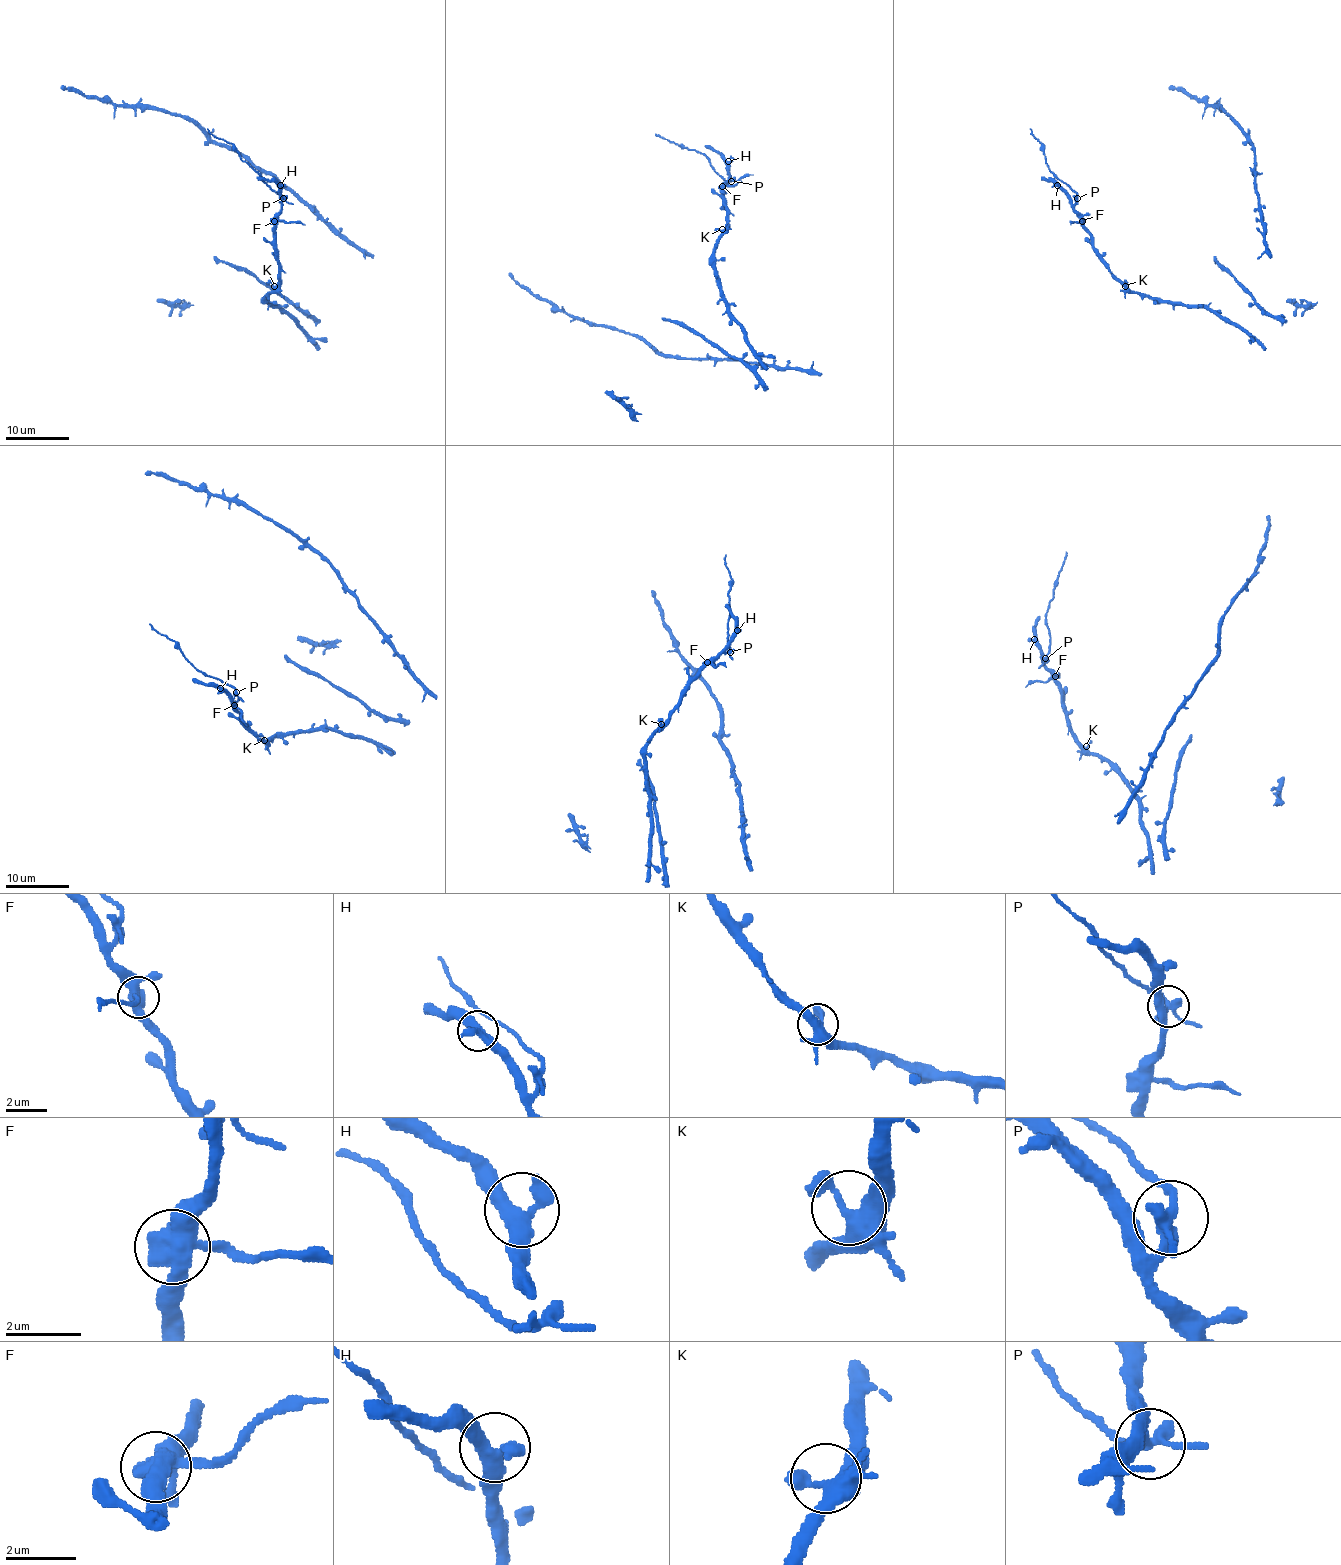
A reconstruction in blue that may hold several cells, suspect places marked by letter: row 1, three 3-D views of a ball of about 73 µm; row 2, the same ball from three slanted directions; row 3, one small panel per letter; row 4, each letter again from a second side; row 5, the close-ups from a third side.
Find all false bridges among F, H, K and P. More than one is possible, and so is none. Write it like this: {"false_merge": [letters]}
{"false_merge": ["F", "P"]}

